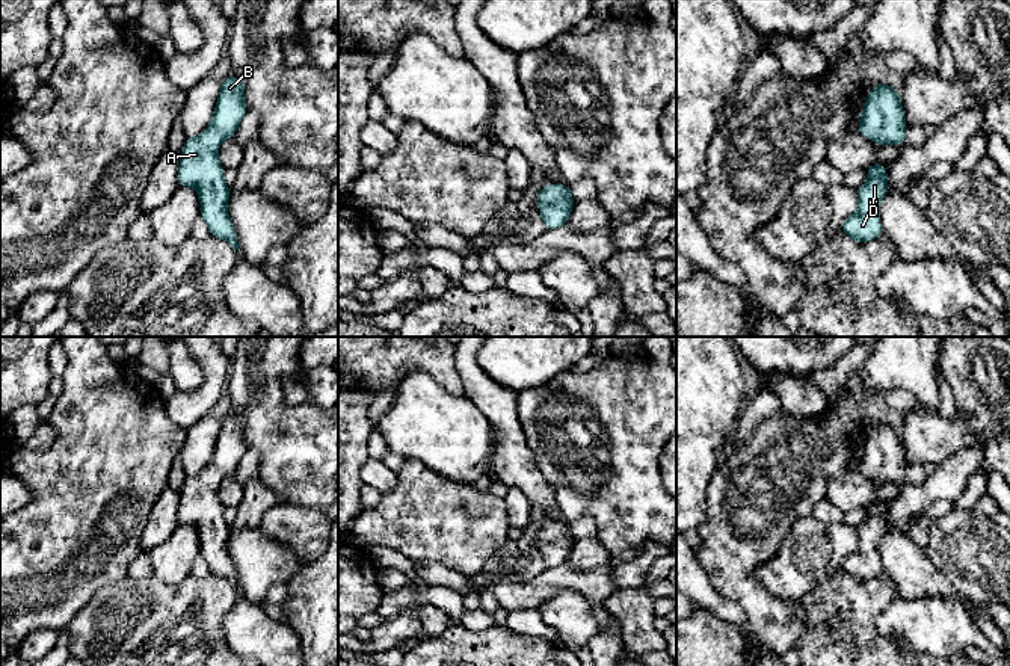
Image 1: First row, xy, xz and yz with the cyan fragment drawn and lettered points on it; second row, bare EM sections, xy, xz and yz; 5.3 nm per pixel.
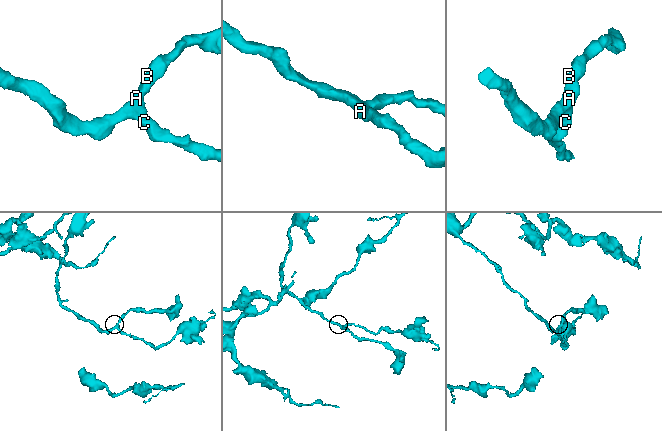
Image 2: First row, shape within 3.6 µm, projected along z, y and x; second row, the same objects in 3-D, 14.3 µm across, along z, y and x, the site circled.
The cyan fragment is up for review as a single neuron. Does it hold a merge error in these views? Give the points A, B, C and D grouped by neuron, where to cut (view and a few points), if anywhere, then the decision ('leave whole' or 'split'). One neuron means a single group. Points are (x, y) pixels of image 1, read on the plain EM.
groups A B C D; cut none; leave whole

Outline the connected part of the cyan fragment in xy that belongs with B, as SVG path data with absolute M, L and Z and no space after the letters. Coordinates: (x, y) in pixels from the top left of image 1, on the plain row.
M228 412L222 420L207 468L196 476L186 477L177 512L178 524L189 524L198 530L201 556L210 572L228 580L236 589L239 589L239 581L232 559L226 551L231 529L223 520L225 507L217 498L217 486L236 473L246 450L245 420Z

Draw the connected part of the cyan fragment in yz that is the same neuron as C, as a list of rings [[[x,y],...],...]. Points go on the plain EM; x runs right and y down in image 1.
[[[871,503],[865,509],[868,510],[868,518],[858,527],[859,545],[841,563],[841,569],[856,581],[883,574],[879,544],[888,532],[888,504]]]

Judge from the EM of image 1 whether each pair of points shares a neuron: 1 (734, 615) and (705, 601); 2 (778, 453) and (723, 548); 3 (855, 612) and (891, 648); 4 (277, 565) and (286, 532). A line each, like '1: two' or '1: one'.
1: one
2: one
3: one
4: two

